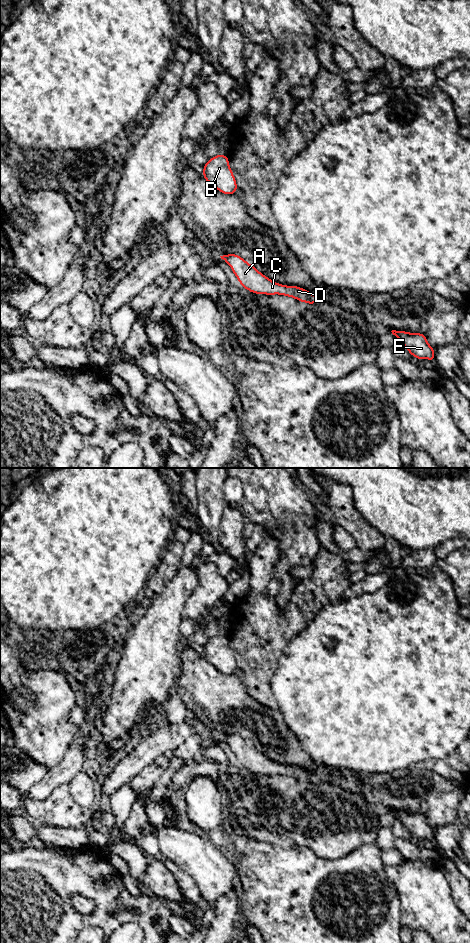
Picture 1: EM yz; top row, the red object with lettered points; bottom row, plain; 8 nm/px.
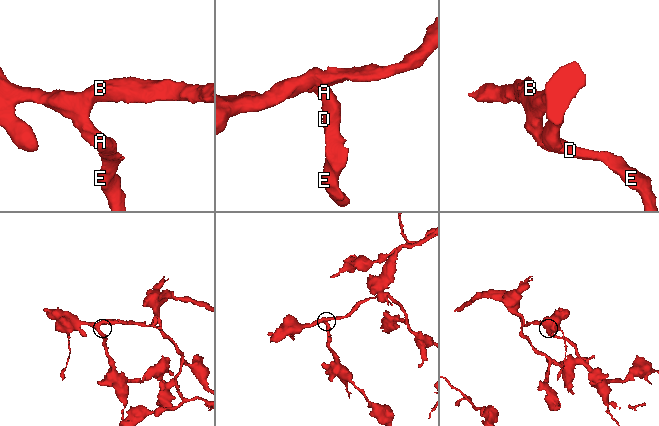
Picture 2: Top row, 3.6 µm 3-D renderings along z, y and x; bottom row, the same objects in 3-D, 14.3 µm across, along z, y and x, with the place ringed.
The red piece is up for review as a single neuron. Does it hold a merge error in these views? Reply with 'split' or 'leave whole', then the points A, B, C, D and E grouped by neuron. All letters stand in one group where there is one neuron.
leave whole; A B C D E

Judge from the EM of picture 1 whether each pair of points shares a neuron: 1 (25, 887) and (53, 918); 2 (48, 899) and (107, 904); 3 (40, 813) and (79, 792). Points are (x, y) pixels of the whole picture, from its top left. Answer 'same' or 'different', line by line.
1: same
2: same
3: different

